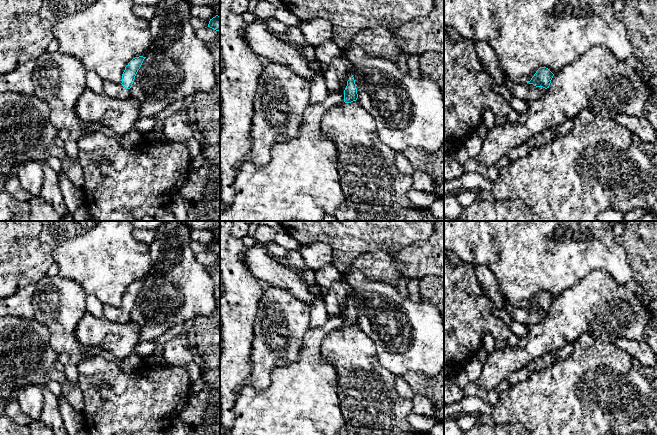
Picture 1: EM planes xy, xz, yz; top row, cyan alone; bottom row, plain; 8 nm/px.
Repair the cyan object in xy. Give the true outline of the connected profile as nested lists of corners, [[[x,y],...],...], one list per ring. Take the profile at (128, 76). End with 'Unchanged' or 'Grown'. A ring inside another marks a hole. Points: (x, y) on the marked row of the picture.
[[[139,56],[133,58],[122,74],[122,82],[114,83],[103,80],[103,90],[106,95],[111,98],[126,99],[130,96],[130,88],[134,82],[135,76],[140,69],[146,57]]]. Grown

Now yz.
[[[540,67],[530,81],[514,81],[505,76],[504,82],[511,95],[524,100],[541,98],[549,88],[554,74],[546,67]]]. Grown

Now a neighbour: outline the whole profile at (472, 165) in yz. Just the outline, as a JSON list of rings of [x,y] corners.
[[[468,158],[465,161],[464,169],[466,172],[477,173],[489,181],[495,181],[498,177],[497,169],[490,169],[489,166],[483,165],[478,159]]]

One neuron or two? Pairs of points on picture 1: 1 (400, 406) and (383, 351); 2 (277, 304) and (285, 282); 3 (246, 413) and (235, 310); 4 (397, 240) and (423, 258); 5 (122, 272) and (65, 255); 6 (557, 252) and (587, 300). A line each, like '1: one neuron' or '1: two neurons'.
1: two neurons
2: two neurons
3: two neurons
4: two neurons
5: one neuron
6: two neurons

